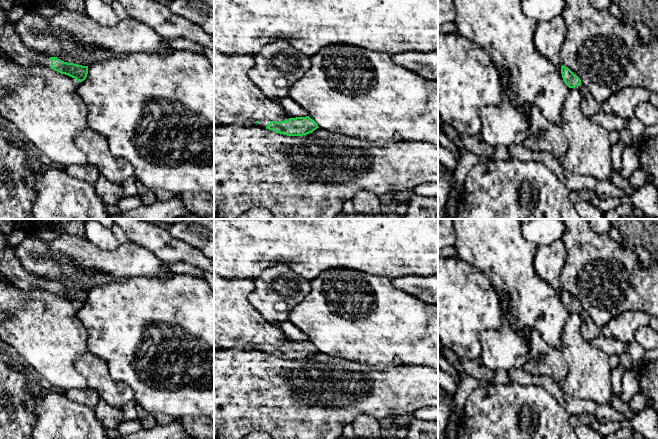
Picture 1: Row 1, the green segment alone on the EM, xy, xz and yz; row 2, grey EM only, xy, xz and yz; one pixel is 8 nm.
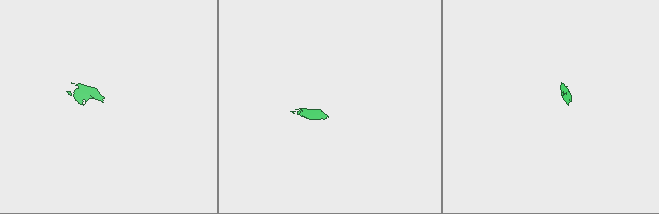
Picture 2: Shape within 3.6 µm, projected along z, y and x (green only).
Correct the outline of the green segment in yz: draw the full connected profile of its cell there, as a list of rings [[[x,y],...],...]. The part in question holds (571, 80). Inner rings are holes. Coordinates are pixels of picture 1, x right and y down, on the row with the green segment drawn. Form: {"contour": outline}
{"contour": [[[564,65],[561,66],[561,74],[563,81],[569,88],[576,87],[581,93],[581,110],[585,116],[590,118],[593,114],[602,110],[601,104],[590,95],[589,91],[584,87],[576,74]]]}

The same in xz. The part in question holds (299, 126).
{"contour": [[[309,116],[289,118],[279,122],[267,120],[257,121],[253,125],[287,136],[303,136],[319,128],[317,123]]]}

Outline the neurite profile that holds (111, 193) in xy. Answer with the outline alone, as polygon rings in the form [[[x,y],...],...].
[[[102,175],[98,177],[95,189],[103,201],[110,205],[118,205],[123,198],[123,185],[115,184]]]

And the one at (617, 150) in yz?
[[[622,142],[611,145],[611,157],[613,169],[620,174],[622,168],[622,155],[626,147]]]

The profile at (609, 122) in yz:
[[[600,110],[597,113],[593,114],[590,117],[592,122],[600,125],[607,131],[621,131],[624,128],[627,128],[628,121],[624,120],[616,115],[610,115]]]

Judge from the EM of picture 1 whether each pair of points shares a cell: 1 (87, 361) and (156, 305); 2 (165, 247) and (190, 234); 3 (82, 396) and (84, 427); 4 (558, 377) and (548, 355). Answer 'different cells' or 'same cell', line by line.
1: different cells
2: different cells
3: different cells
4: same cell

